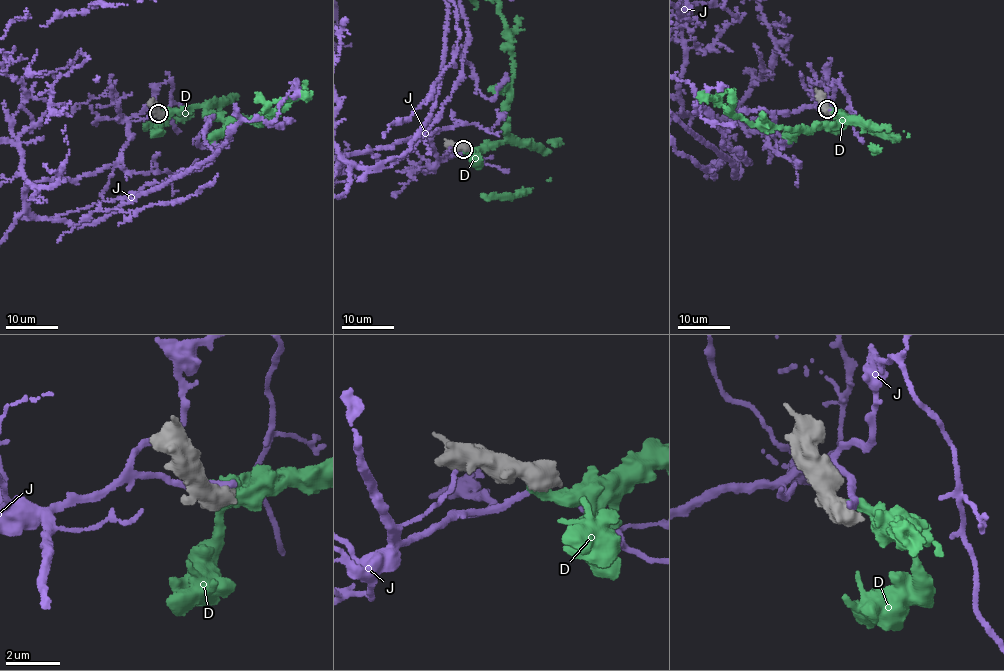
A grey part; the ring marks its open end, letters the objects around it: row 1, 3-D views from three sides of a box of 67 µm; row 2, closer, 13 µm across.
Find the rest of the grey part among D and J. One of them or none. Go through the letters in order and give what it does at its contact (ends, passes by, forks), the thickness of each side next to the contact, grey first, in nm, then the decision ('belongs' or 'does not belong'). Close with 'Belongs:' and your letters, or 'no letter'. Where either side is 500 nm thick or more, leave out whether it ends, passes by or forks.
D: 850/360 nm | belongs
J: 750/260 nm | does not belong
Belongs: D

